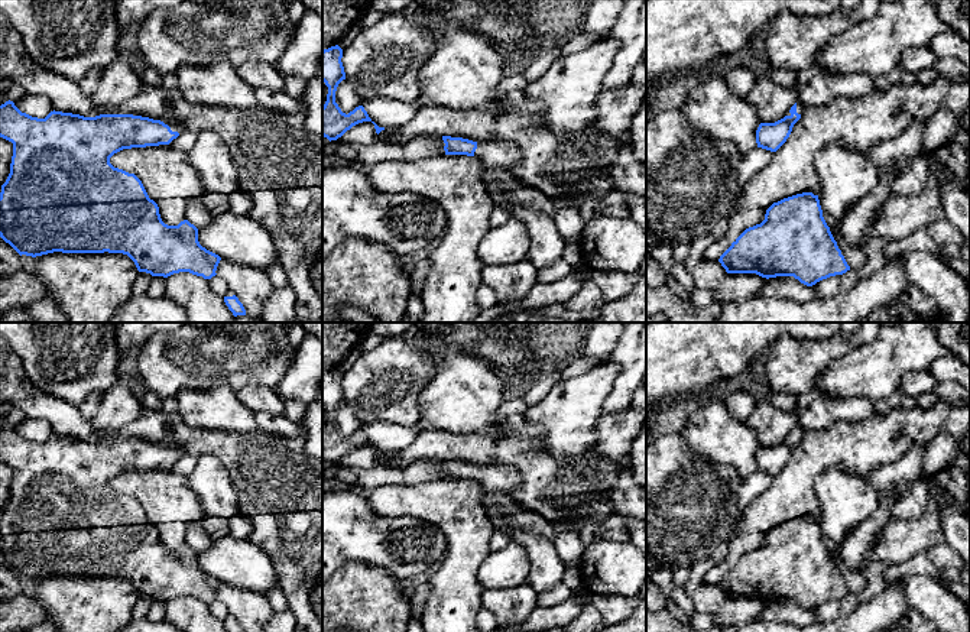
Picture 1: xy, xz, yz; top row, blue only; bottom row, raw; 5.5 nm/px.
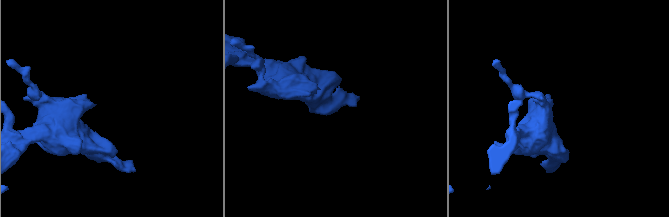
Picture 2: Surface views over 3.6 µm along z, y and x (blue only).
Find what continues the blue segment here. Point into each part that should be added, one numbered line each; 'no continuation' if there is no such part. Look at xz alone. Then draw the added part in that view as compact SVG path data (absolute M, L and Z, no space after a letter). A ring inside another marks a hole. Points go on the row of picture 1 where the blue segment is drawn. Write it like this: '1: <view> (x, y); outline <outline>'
1: xz (500, 155); outline M509 140L477 142L474 156L480 158L486 169L505 171L516 176L513 166L519 162L519 149Z

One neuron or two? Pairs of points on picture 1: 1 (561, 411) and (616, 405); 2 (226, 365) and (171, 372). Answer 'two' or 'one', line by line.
1: two
2: one

